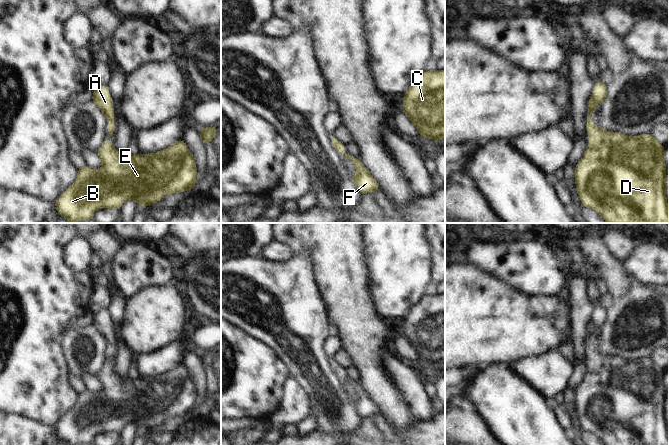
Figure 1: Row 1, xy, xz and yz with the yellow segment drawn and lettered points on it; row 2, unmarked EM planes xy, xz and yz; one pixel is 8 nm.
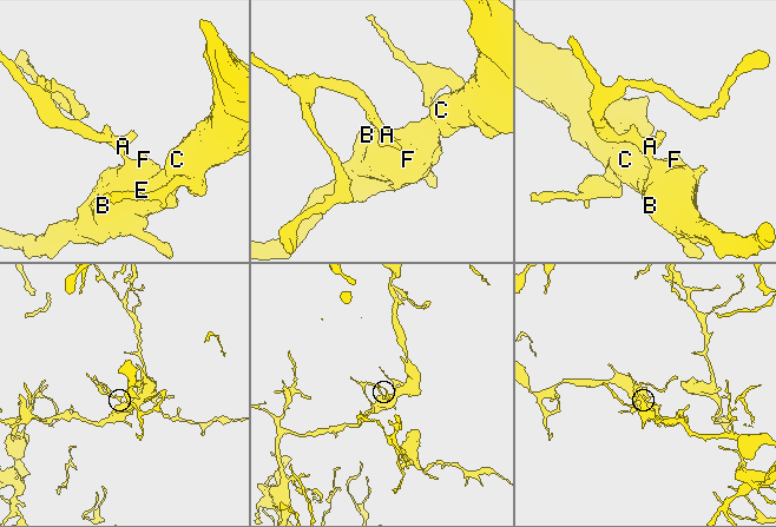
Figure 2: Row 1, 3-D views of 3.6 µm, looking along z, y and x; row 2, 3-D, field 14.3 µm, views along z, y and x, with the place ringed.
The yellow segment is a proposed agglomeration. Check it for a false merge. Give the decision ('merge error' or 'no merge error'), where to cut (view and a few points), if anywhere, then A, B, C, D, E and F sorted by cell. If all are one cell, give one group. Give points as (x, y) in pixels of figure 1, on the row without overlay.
no merge error | no cut | A B C D E F

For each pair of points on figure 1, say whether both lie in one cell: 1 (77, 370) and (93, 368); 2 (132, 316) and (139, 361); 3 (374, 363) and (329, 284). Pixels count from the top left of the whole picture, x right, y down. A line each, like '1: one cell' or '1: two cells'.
1: one cell
2: two cells
3: one cell

